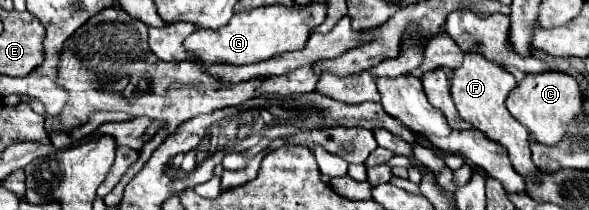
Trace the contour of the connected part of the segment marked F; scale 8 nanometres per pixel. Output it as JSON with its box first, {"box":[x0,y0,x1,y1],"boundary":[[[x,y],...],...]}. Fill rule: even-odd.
{"box":[451,53,541,179],"boundary":[[[465,53],[465,59],[461,63],[461,67],[457,67],[453,71],[453,79],[451,79],[451,97],[455,101],[455,107],[461,115],[461,119],[465,119],[467,123],[471,123],[475,129],[479,129],[487,139],[503,145],[509,153],[511,165],[513,169],[523,175],[523,177],[531,177],[531,179],[539,179],[541,171],[535,167],[533,159],[531,159],[531,149],[529,149],[529,133],[523,125],[519,125],[519,121],[515,121],[511,117],[511,113],[505,107],[507,95],[511,93],[511,89],[515,89],[515,79],[509,71],[505,71],[501,65],[487,61],[483,55],[477,53]]]}

